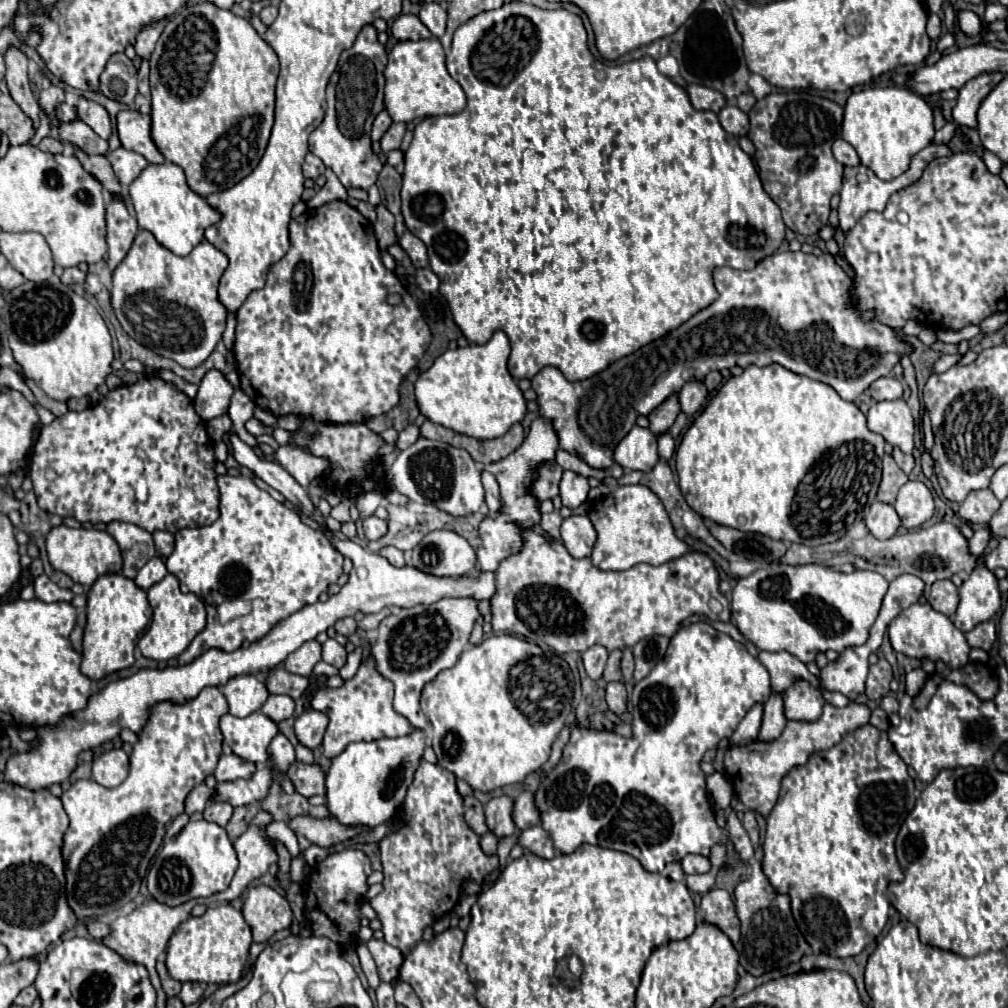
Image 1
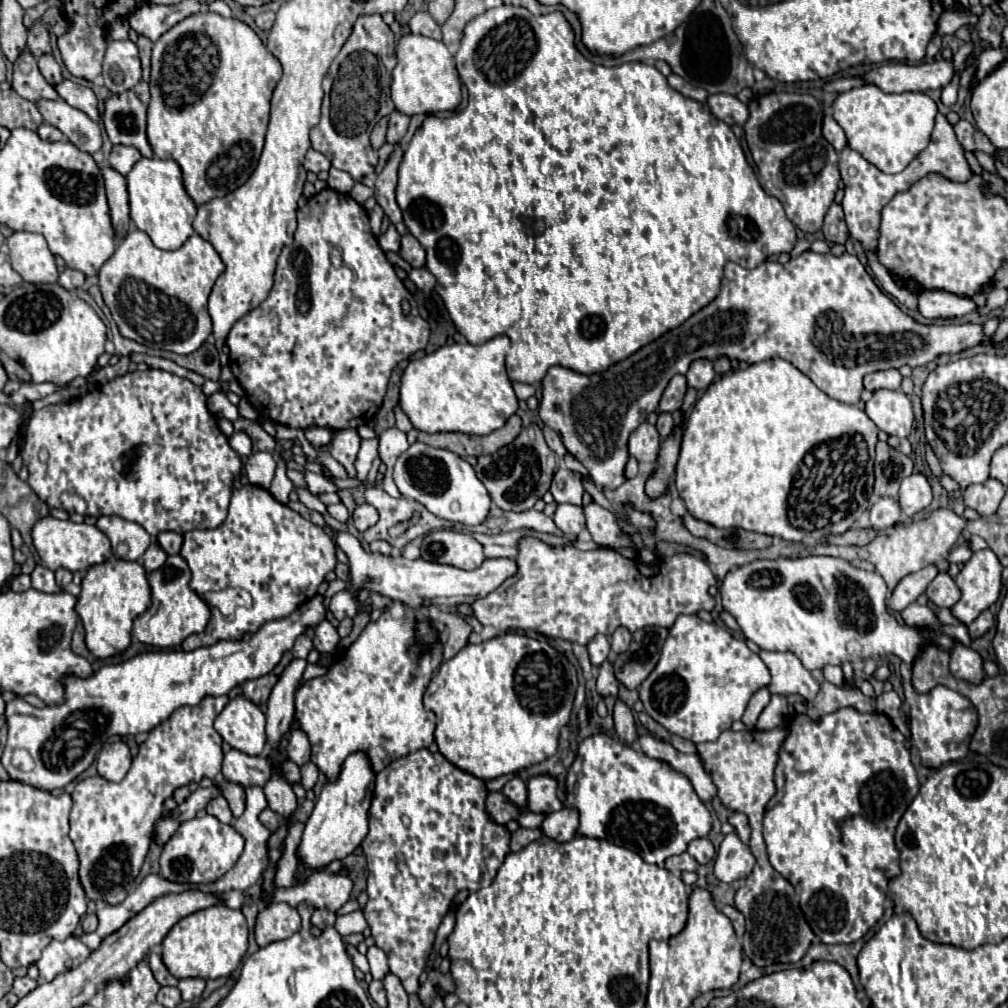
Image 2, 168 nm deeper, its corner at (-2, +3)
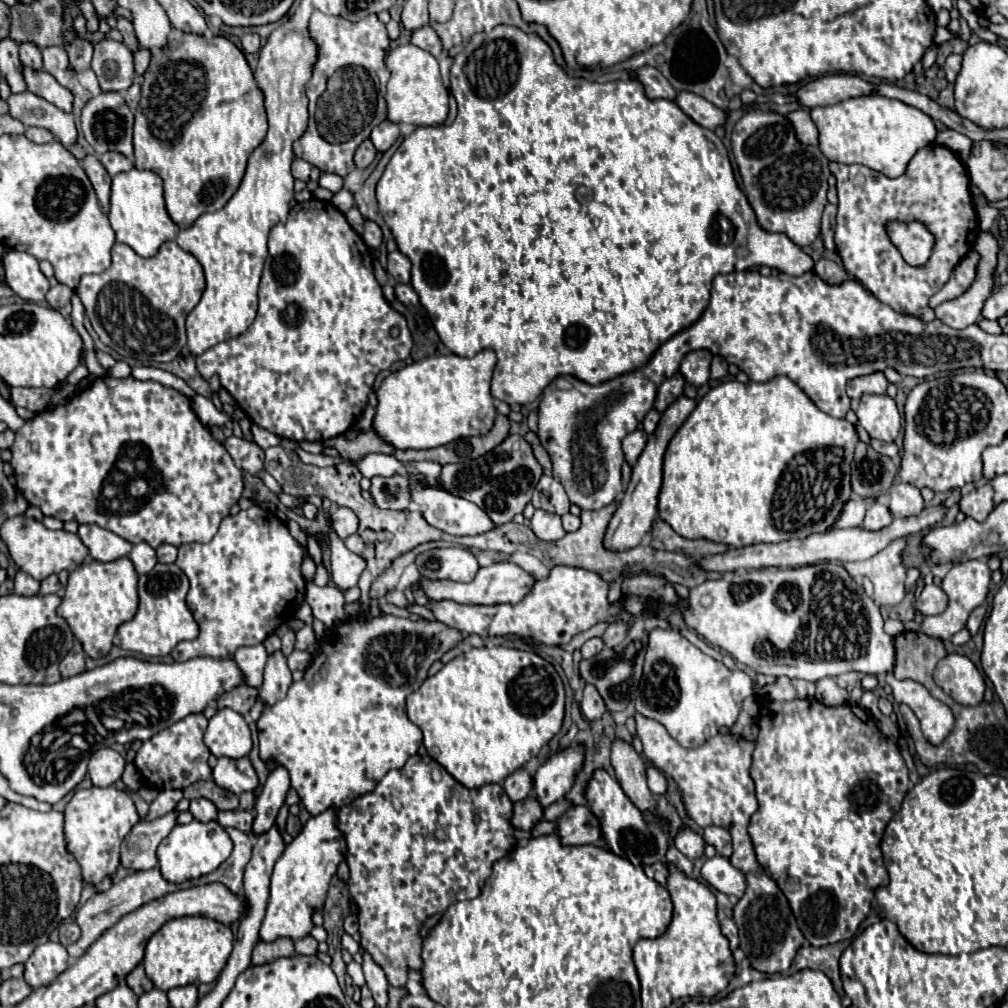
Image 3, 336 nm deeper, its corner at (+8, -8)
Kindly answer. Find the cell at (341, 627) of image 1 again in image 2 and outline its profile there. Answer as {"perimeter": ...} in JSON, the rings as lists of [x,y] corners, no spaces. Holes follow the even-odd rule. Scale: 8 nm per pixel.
{"perimeter":[[[338,591],[332,599],[330,599],[330,611],[332,615],[342,621],[346,617],[354,617],[358,613],[358,605],[354,601],[354,595],[350,591]]]}

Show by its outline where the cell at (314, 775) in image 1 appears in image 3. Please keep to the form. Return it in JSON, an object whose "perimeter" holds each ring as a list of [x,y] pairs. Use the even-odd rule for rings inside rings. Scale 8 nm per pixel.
{"perimeter":[[[246,756],[238,760],[220,758],[216,768],[212,770],[212,776],[220,788],[234,794],[242,794],[246,790],[252,792],[258,786],[258,776],[254,774],[254,768]]]}

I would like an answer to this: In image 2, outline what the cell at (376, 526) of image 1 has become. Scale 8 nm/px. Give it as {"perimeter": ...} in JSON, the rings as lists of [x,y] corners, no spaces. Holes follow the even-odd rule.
{"perimeter":[[[368,503],[358,505],[354,515],[352,515],[352,521],[354,521],[356,529],[360,533],[364,533],[366,529],[370,529],[370,527],[374,527],[378,523],[378,511],[372,505],[368,505]]]}

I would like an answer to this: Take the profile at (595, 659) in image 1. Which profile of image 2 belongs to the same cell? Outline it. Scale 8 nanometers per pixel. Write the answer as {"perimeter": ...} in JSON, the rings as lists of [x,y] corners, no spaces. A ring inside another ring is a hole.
{"perimeter":[[[604,635],[594,637],[594,639],[588,643],[588,653],[590,653],[592,665],[594,665],[594,667],[600,667],[602,661],[610,655],[610,641],[608,641],[608,637],[604,637]]]}

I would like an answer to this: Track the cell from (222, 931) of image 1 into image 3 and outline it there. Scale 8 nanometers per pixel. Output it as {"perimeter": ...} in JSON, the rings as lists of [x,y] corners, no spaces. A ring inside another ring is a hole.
{"perimeter":[[[182,916],[168,920],[146,944],[144,968],[146,976],[154,982],[158,990],[168,992],[170,988],[186,984],[210,984],[222,972],[230,952],[232,952],[232,930],[204,916]]]}

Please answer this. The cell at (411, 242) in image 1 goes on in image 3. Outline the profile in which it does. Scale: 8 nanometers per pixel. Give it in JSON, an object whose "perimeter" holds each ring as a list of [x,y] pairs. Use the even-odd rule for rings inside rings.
{"perimeter":[[[390,252],[388,254],[388,274],[394,278],[398,284],[408,284],[410,282],[410,260],[402,252]]]}

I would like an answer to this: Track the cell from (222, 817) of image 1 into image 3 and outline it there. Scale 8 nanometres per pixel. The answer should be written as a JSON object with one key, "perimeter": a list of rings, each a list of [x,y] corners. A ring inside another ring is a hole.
{"perimeter":[[[196,798],[196,800],[190,800],[190,808],[192,816],[200,822],[208,822],[208,820],[216,820],[216,814],[218,814],[218,808],[210,802],[210,800],[204,800],[204,798]]]}

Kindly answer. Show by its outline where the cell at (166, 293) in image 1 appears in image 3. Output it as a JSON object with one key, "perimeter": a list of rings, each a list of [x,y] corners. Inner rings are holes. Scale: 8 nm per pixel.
{"perimeter":[[[174,240],[164,242],[158,254],[152,258],[142,258],[126,244],[116,242],[112,246],[110,268],[104,270],[102,274],[82,276],[76,292],[86,308],[86,316],[90,318],[94,332],[108,348],[118,352],[122,358],[136,358],[142,362],[170,362],[186,346],[184,322],[188,316],[188,308],[194,308],[198,304],[204,286],[206,282],[200,262],[192,254],[184,252]]]}

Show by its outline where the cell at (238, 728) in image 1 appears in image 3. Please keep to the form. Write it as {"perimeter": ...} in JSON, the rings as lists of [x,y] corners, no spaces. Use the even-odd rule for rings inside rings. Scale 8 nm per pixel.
{"perimeter":[[[222,708],[208,720],[208,728],[204,732],[204,744],[216,758],[248,756],[252,750],[250,728],[238,712]]]}

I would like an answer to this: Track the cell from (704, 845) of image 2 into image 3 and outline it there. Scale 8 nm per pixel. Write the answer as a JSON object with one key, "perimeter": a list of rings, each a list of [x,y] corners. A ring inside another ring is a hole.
{"perimeter":[[[686,824],[678,830],[678,834],[676,834],[676,838],[674,838],[674,844],[676,844],[676,848],[684,854],[684,856],[688,856],[690,860],[696,860],[696,858],[700,858],[702,854],[704,854],[704,838],[698,834],[698,832],[694,832],[692,828],[688,828]]]}

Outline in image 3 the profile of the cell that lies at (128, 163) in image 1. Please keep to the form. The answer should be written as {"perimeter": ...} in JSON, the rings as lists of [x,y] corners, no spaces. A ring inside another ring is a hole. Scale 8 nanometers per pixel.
{"perimeter":[[[106,152],[106,154],[100,154],[98,158],[100,158],[100,162],[104,164],[104,168],[108,170],[110,176],[116,176],[118,172],[134,168],[132,162],[126,156],[120,156],[120,152]]]}

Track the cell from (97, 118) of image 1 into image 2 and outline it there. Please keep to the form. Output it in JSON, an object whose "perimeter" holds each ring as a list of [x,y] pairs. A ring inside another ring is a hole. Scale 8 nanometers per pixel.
{"perimeter":[[[64,79],[60,85],[56,85],[58,95],[72,107],[84,111],[94,123],[100,123],[100,113],[98,113],[98,99],[92,89],[80,87],[68,79]]]}

